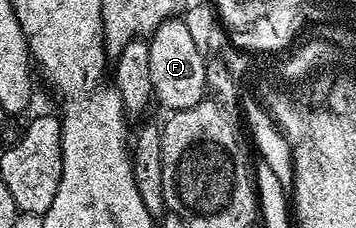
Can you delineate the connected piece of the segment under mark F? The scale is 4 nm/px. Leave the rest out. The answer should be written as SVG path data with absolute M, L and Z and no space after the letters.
M181 17L169 18L164 24L157 26L149 39L150 75L152 76L153 97L167 106L167 111L192 108L197 102L207 97L205 84L205 66L207 59L196 48L188 25Z

